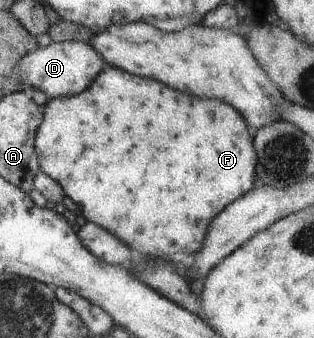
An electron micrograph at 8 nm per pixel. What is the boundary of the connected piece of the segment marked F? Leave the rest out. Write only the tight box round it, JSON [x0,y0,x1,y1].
[34,64,258,259]

